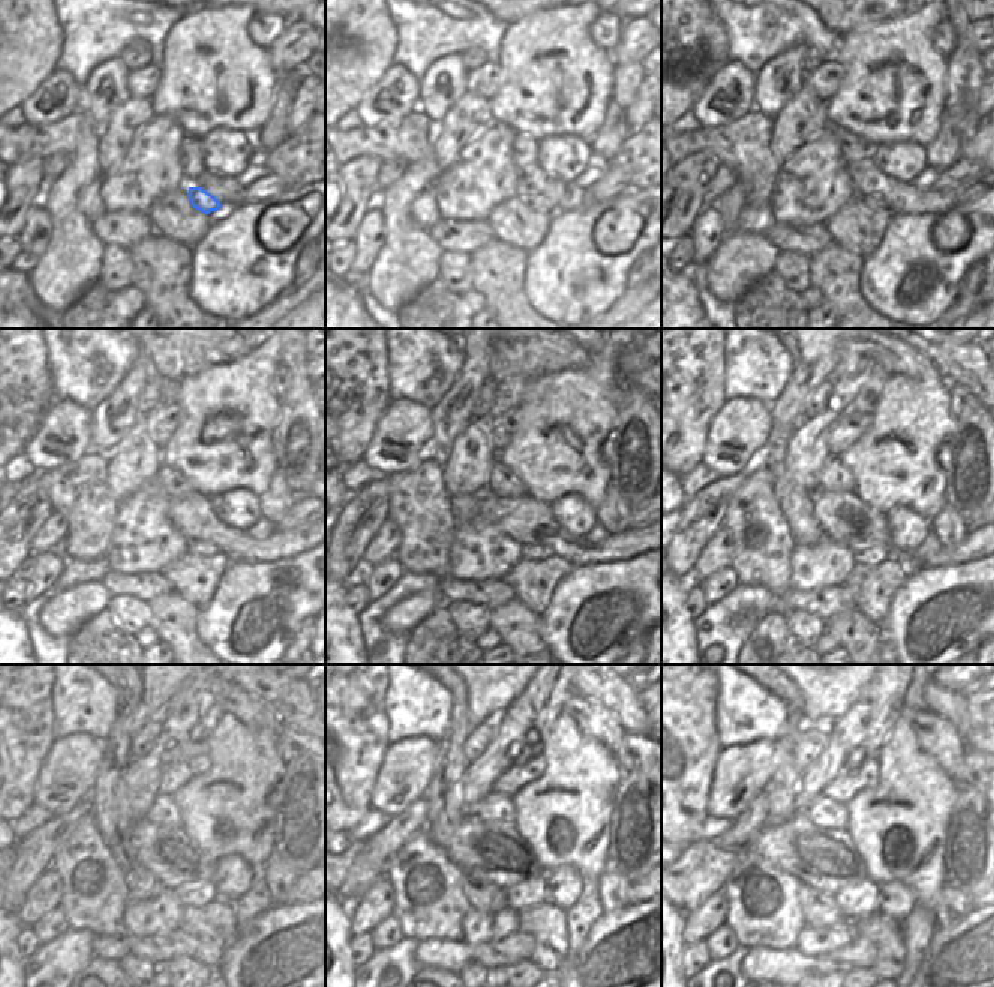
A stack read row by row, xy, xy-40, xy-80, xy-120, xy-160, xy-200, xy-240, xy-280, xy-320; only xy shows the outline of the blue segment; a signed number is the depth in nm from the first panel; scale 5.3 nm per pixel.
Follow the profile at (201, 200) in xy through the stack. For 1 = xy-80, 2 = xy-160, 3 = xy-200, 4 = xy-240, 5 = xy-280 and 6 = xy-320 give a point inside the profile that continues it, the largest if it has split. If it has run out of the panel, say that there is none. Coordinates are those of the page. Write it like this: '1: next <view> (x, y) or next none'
1: next xy-80 (873, 203)
2: next xy-160 (529, 551)
3: next xy-200 (873, 555)
4: next xy-240 (200, 893)
5: next xy-280 (529, 893)
6: next xy-320 (859, 899)

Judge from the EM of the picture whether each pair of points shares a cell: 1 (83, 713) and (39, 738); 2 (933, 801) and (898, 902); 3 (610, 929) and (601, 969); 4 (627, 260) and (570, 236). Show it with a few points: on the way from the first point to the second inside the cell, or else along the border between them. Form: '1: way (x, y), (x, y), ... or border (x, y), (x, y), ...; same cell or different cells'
1: border (50, 695), (54, 738); different cells
2: border (879, 885), (897, 881), (910, 891), (915, 903); different cells
3: way (609, 939), (609, 959); same cell
4: way (613, 261), (595, 261), (583, 249); same cell

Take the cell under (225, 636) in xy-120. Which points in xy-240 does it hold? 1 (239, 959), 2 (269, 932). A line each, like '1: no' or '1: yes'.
1: yes
2: yes

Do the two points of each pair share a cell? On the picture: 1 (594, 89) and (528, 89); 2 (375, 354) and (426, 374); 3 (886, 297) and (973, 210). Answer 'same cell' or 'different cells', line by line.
1: same cell
2: different cells
3: same cell

